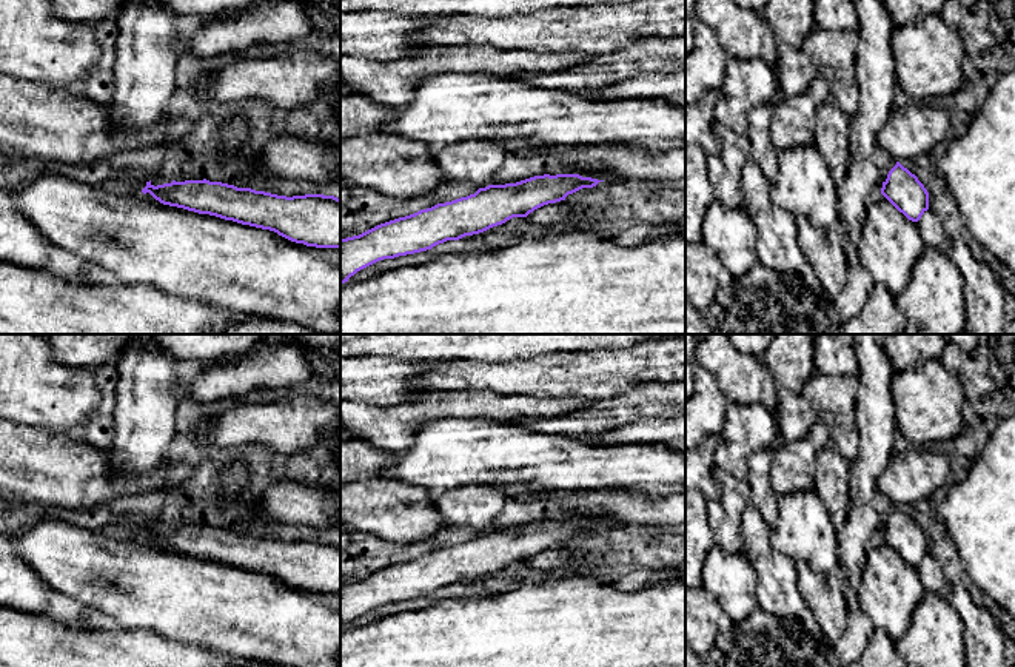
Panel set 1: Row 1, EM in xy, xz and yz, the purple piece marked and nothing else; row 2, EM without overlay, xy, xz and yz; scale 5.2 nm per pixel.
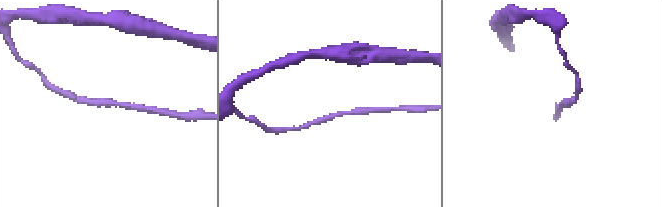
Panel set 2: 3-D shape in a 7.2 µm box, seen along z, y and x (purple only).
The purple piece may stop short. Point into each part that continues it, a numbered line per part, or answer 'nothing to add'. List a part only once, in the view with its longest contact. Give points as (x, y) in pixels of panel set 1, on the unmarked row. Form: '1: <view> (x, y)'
nothing to add

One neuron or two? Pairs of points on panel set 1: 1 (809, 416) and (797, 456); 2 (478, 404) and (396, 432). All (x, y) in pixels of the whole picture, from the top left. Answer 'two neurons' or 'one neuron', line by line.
1: two neurons
2: one neuron

